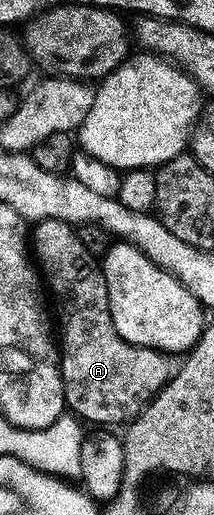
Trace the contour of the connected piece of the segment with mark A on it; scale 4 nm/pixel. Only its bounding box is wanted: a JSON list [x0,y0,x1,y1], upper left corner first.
[32,221,173,428]

